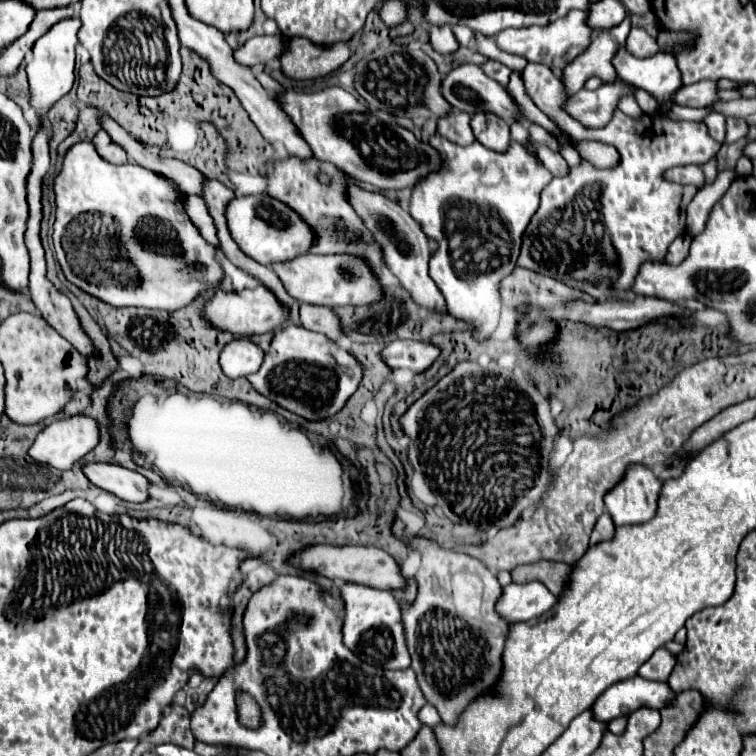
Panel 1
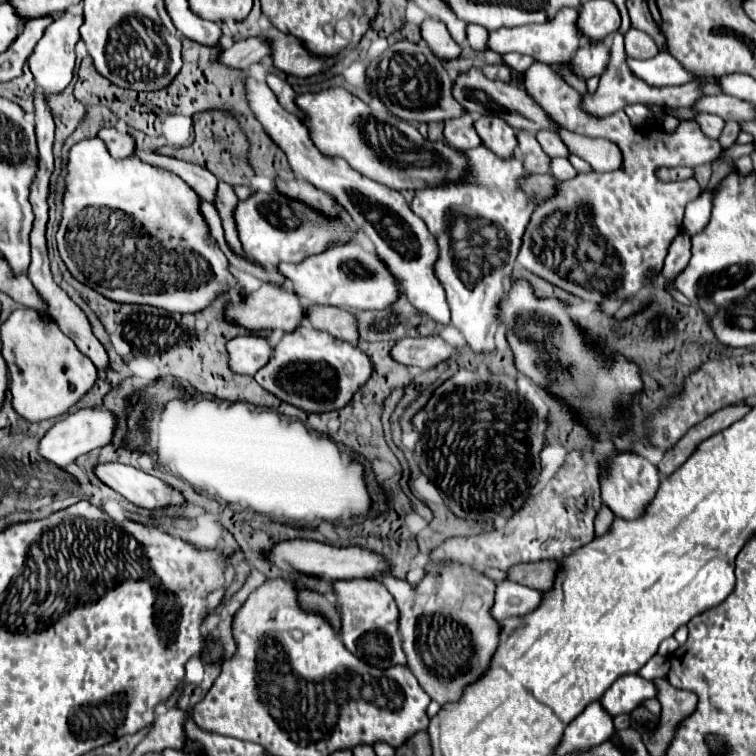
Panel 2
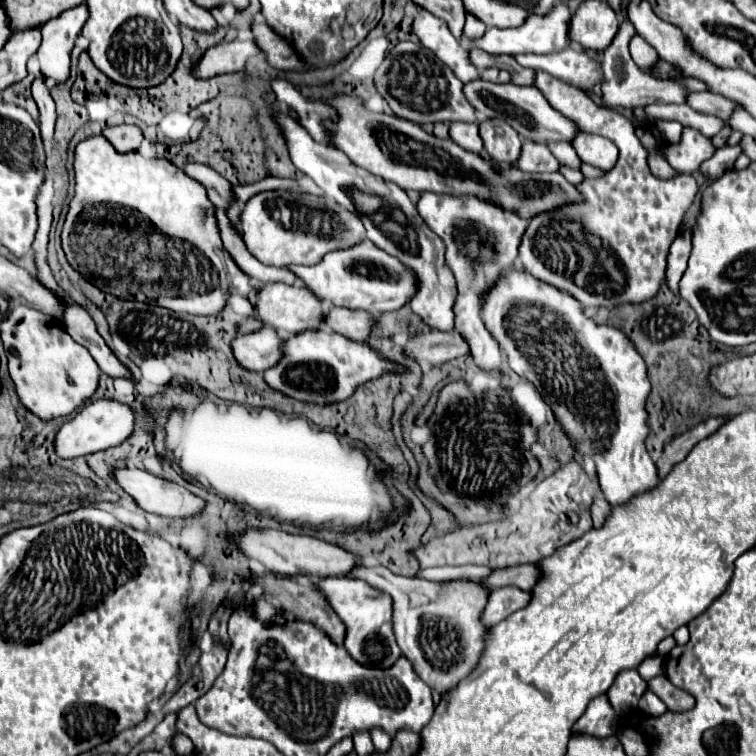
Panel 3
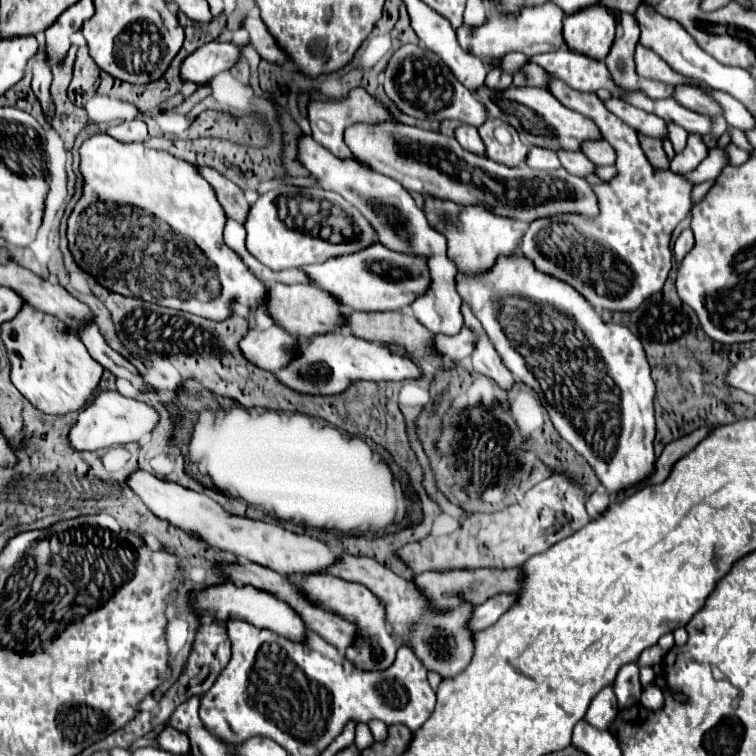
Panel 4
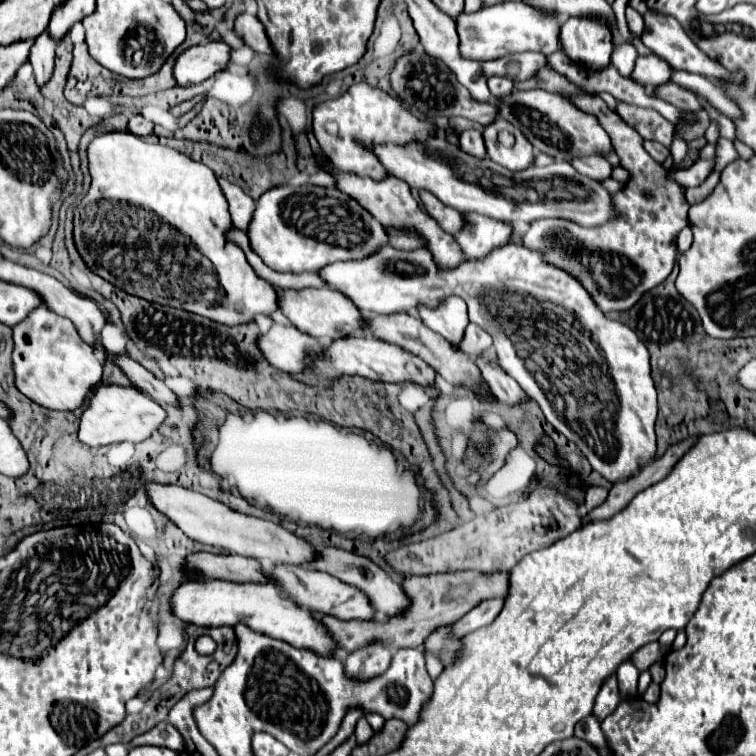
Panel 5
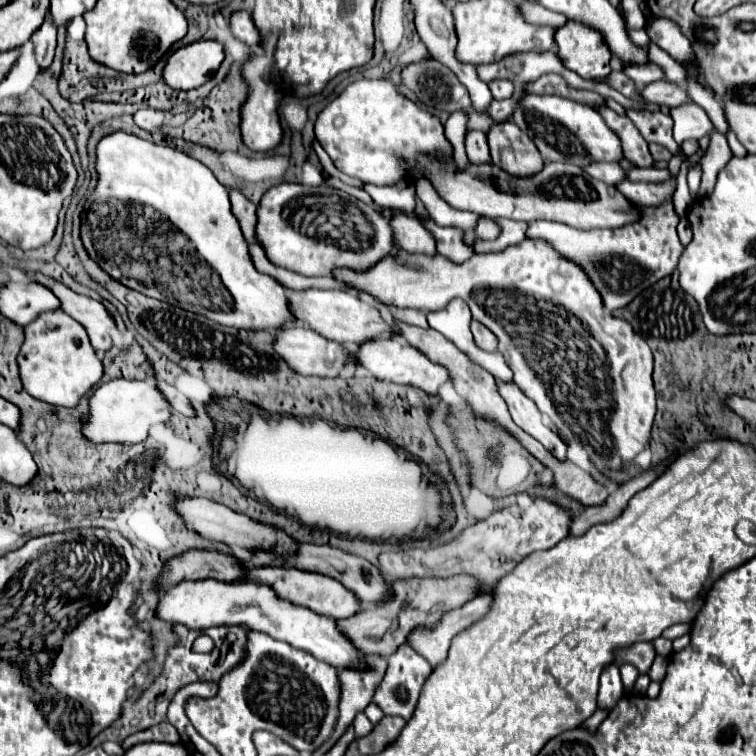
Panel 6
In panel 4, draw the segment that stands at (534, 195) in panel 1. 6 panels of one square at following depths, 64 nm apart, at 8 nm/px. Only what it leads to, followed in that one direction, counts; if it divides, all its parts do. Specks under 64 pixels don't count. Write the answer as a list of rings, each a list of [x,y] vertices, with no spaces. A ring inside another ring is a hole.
[[[426,196],[424,214],[432,228],[448,240],[448,258],[456,264],[458,272],[468,276],[480,276],[488,272],[500,256],[514,256],[520,244],[522,232],[514,228],[512,218],[496,216],[484,206],[460,206],[450,200],[438,200],[434,196]],[[462,302],[462,318],[464,318],[464,326],[470,328],[476,336],[476,346],[474,346],[474,352],[472,352],[472,358],[470,358],[474,370],[488,376],[488,378],[492,378],[498,386],[508,390],[514,384],[514,378],[508,372],[508,368],[502,364],[500,354],[492,346],[492,342],[486,336],[486,332],[482,328],[482,324],[478,322],[478,318],[472,314],[472,308],[470,308],[468,302]]]

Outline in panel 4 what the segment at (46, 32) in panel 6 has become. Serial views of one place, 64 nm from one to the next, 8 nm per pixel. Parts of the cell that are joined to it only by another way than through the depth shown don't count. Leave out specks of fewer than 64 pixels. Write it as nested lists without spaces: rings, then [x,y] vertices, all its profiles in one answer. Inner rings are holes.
[[[40,48],[38,52],[38,60],[34,64],[34,78],[32,78],[32,90],[36,94],[36,98],[42,104],[44,116],[46,120],[50,120],[50,112],[54,110],[52,104],[52,96],[50,96],[50,82],[52,82],[52,68],[48,68],[48,64],[44,64],[44,52]]]

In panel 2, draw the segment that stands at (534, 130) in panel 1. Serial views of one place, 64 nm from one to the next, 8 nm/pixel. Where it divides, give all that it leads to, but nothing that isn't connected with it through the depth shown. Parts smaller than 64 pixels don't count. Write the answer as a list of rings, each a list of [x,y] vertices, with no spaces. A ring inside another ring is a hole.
[[[540,130],[536,134],[536,140],[540,142],[542,150],[548,154],[548,156],[562,156],[562,158],[568,158],[568,148],[564,146],[564,142],[558,138],[556,132],[552,130]]]

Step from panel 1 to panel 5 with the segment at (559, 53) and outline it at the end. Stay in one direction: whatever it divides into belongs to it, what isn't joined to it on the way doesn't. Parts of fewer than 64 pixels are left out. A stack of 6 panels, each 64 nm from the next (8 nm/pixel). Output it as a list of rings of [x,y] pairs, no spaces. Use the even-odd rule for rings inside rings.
[[[508,2],[496,6],[484,6],[476,14],[460,14],[458,20],[460,52],[470,60],[496,60],[510,52],[556,52],[560,44],[560,22],[558,14],[546,8],[536,8],[524,2]],[[538,48],[538,50],[530,50]]]

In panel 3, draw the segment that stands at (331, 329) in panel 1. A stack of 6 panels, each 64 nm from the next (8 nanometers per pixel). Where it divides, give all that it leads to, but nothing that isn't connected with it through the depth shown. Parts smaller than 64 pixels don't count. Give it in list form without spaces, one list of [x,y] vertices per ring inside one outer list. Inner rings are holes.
[[[330,306],[328,312],[324,314],[324,326],[328,326],[332,332],[338,332],[354,342],[368,340],[372,324],[374,324],[374,316],[360,310]]]

